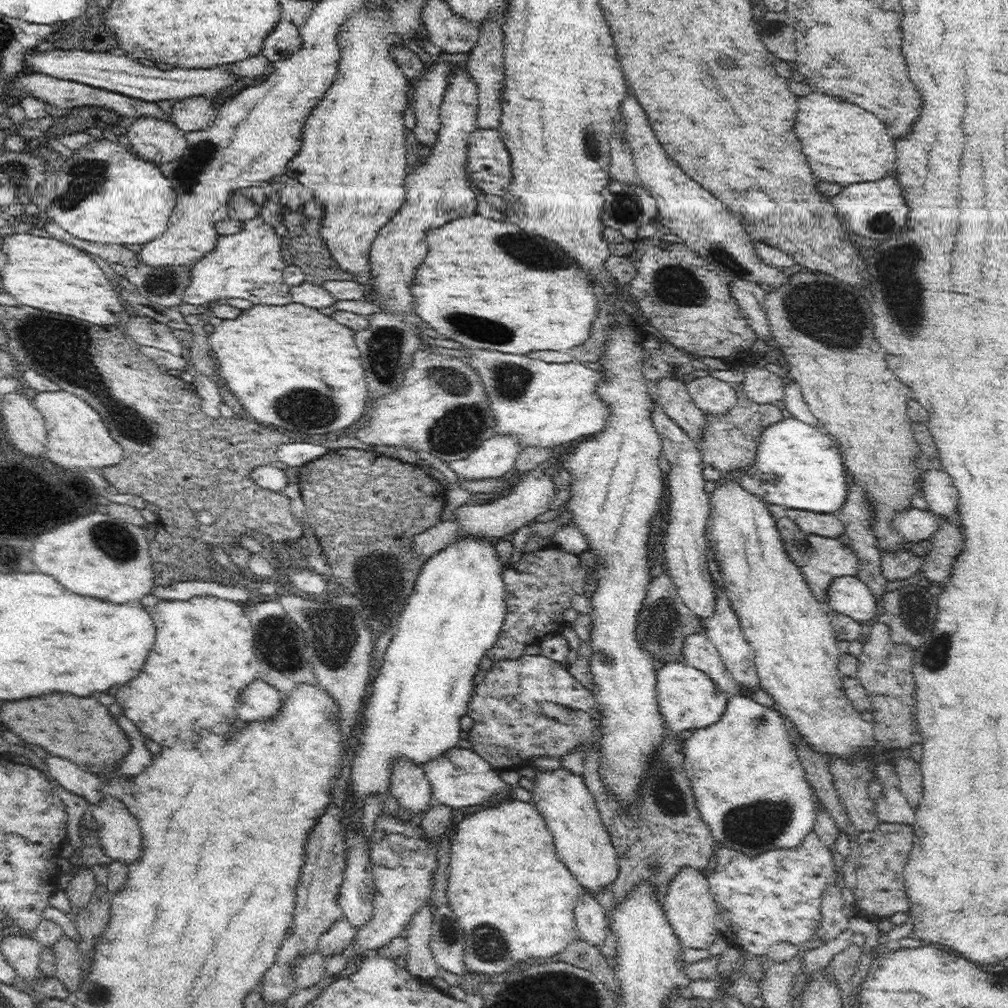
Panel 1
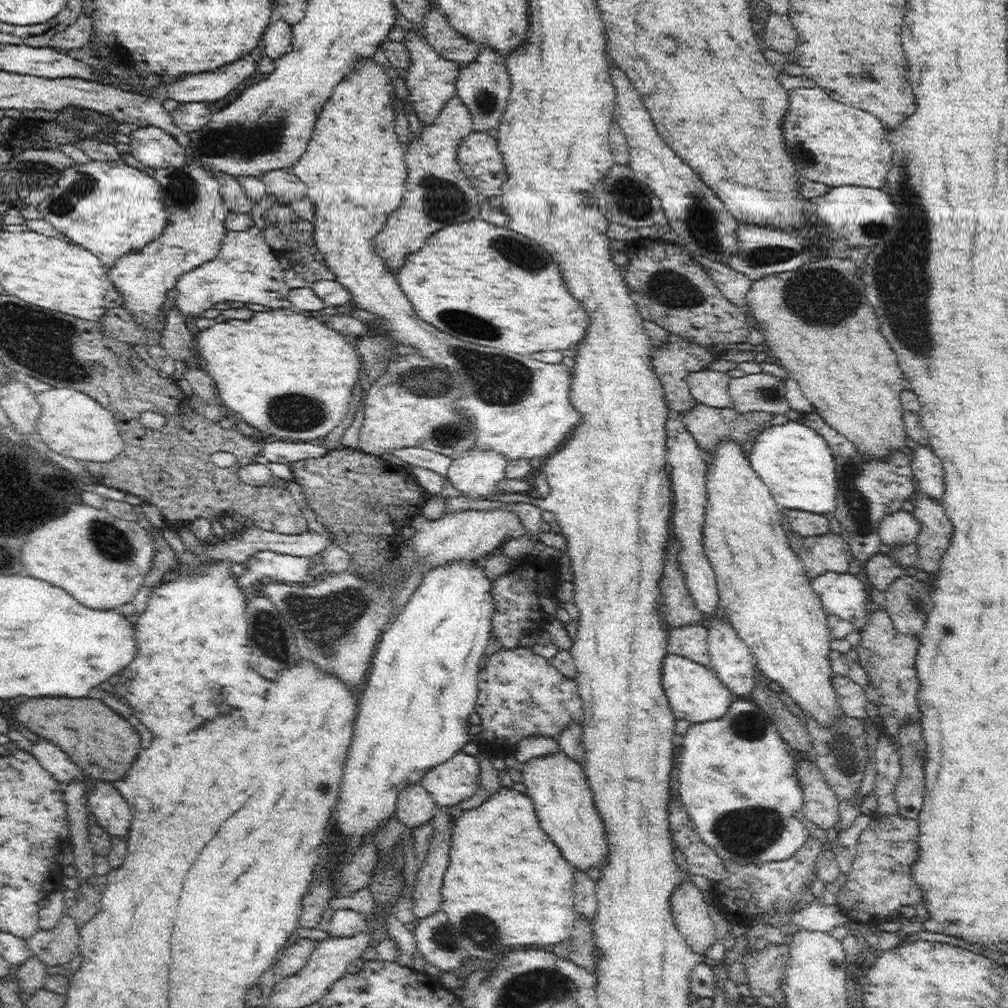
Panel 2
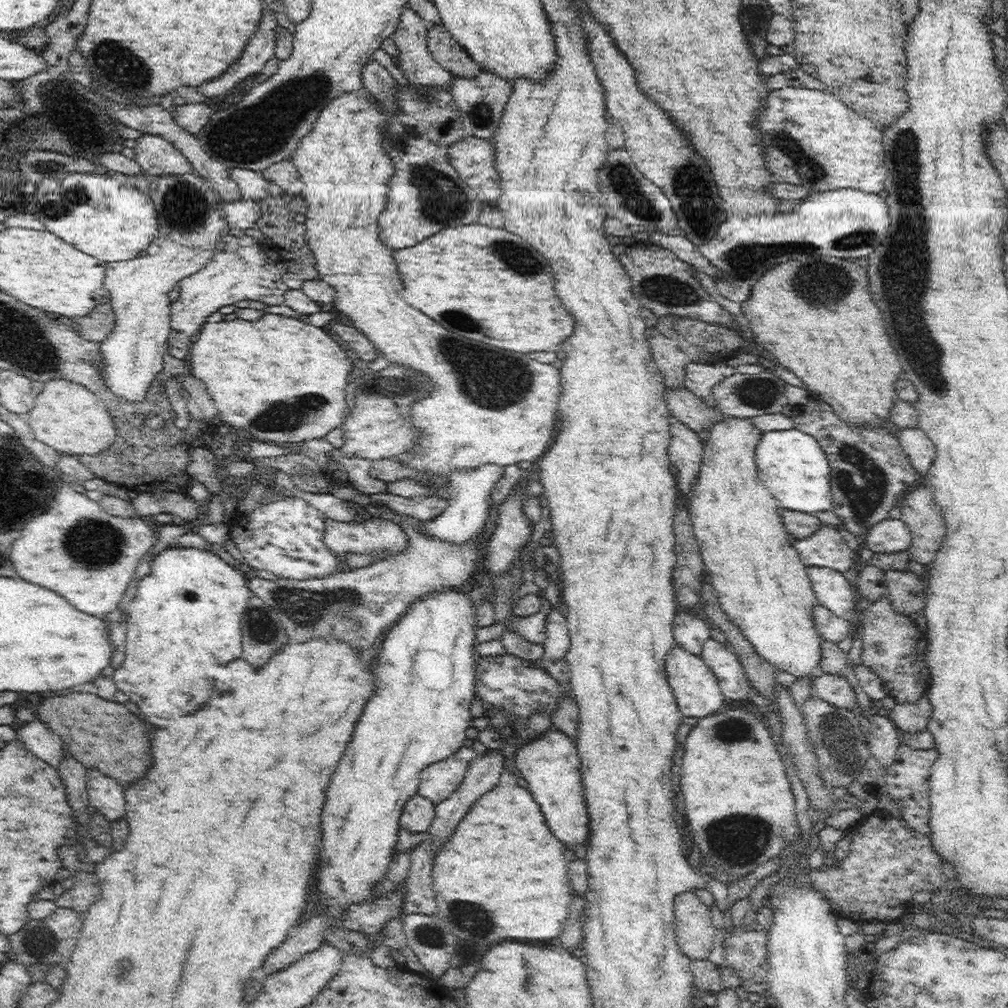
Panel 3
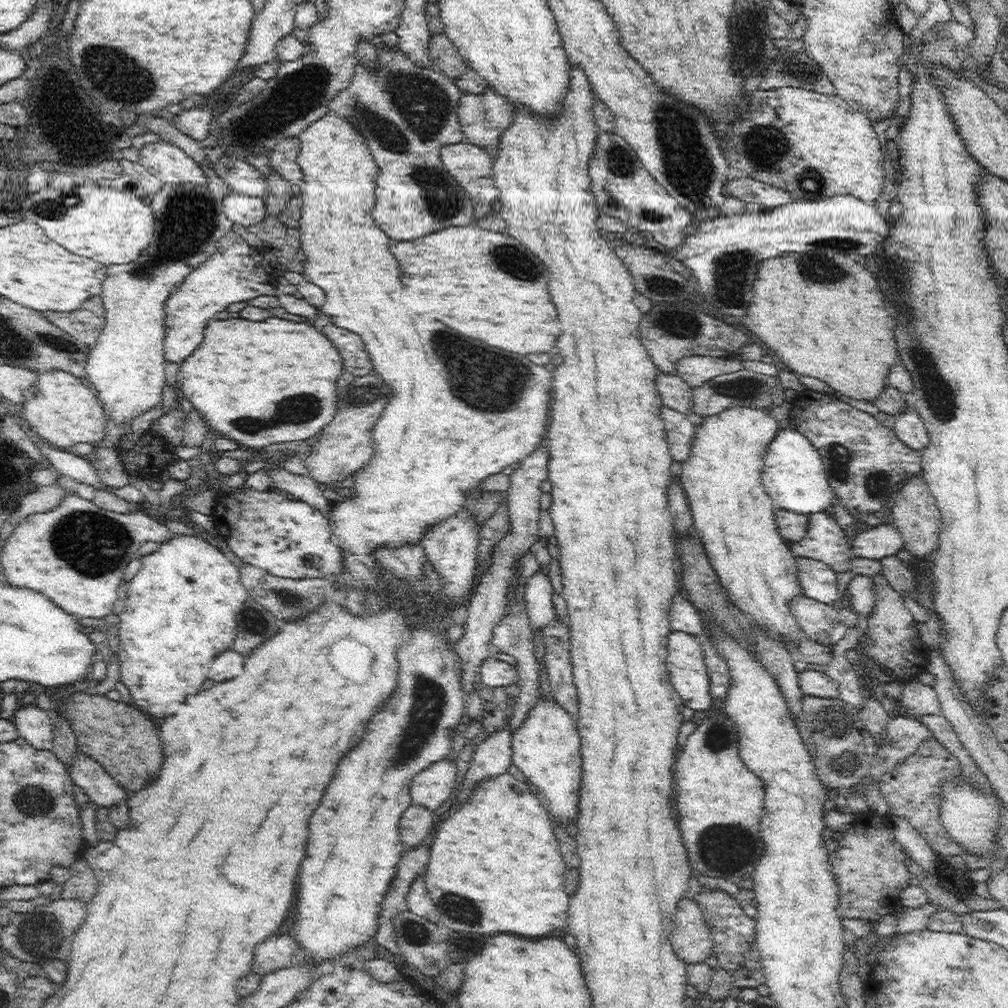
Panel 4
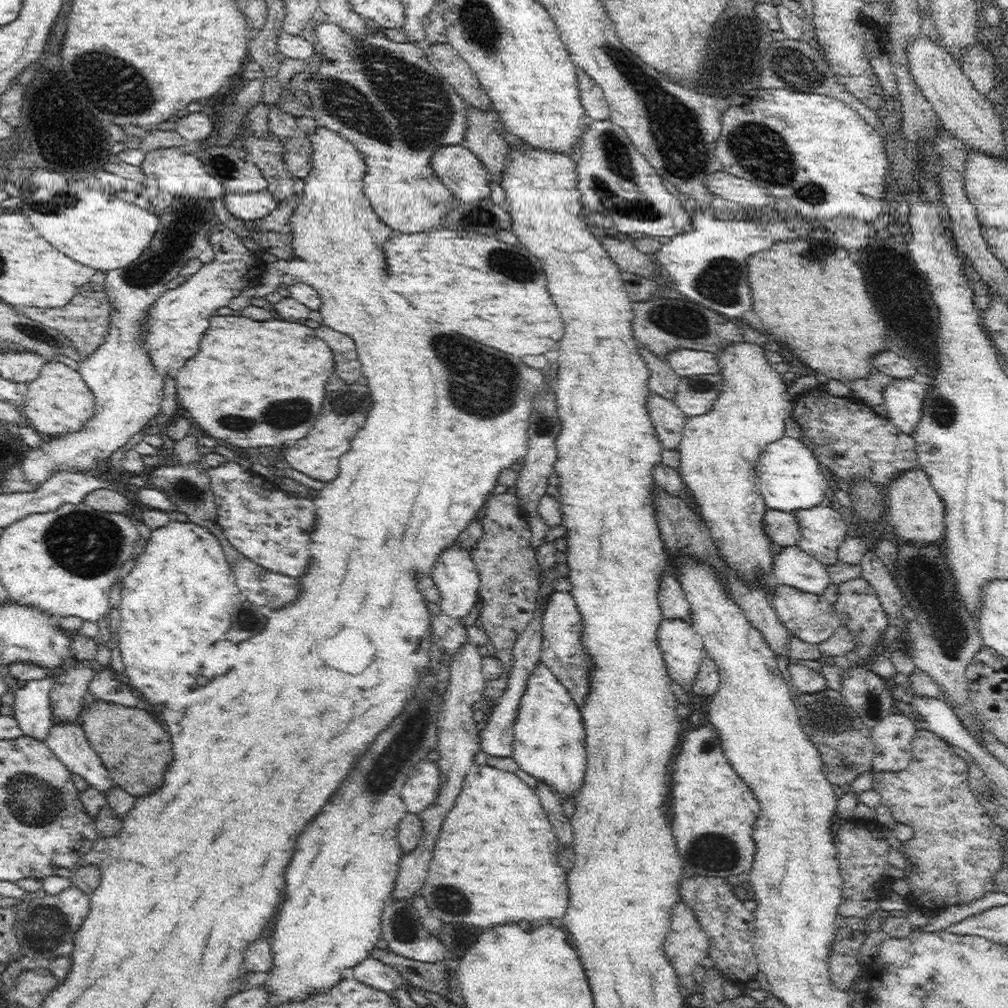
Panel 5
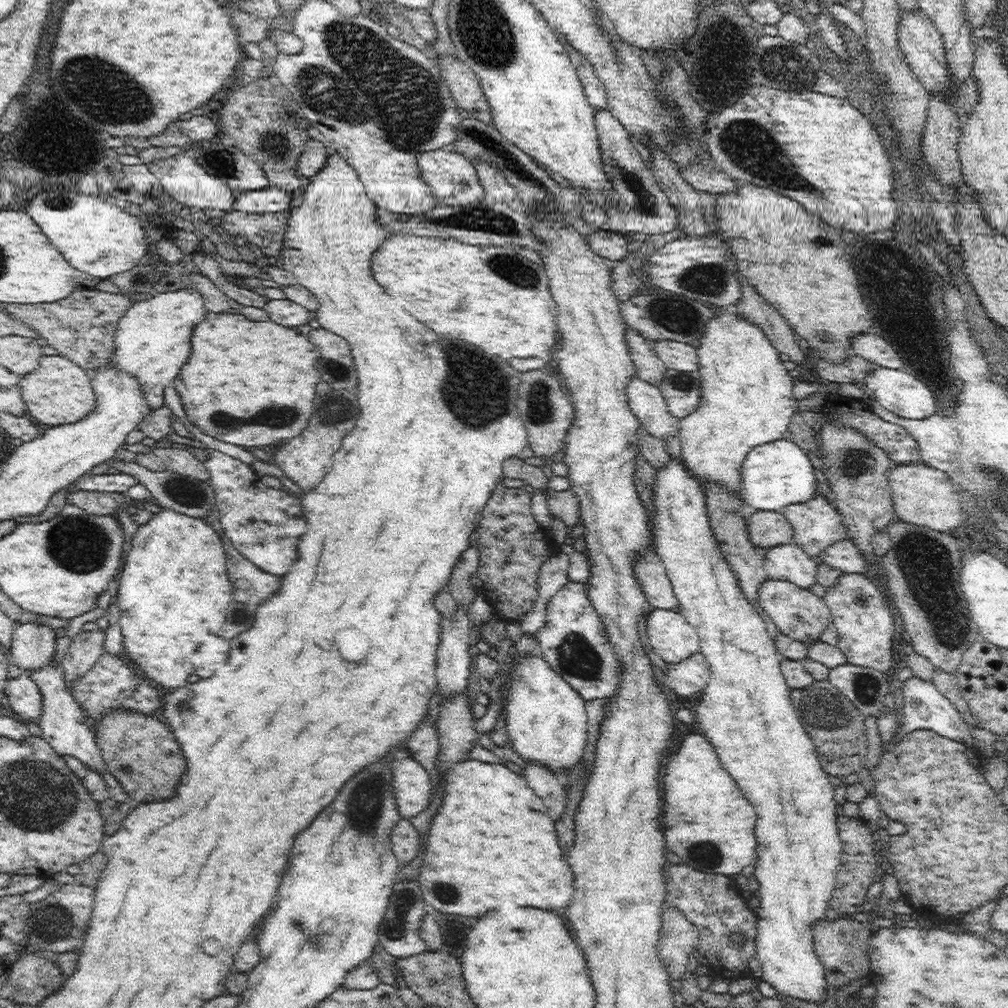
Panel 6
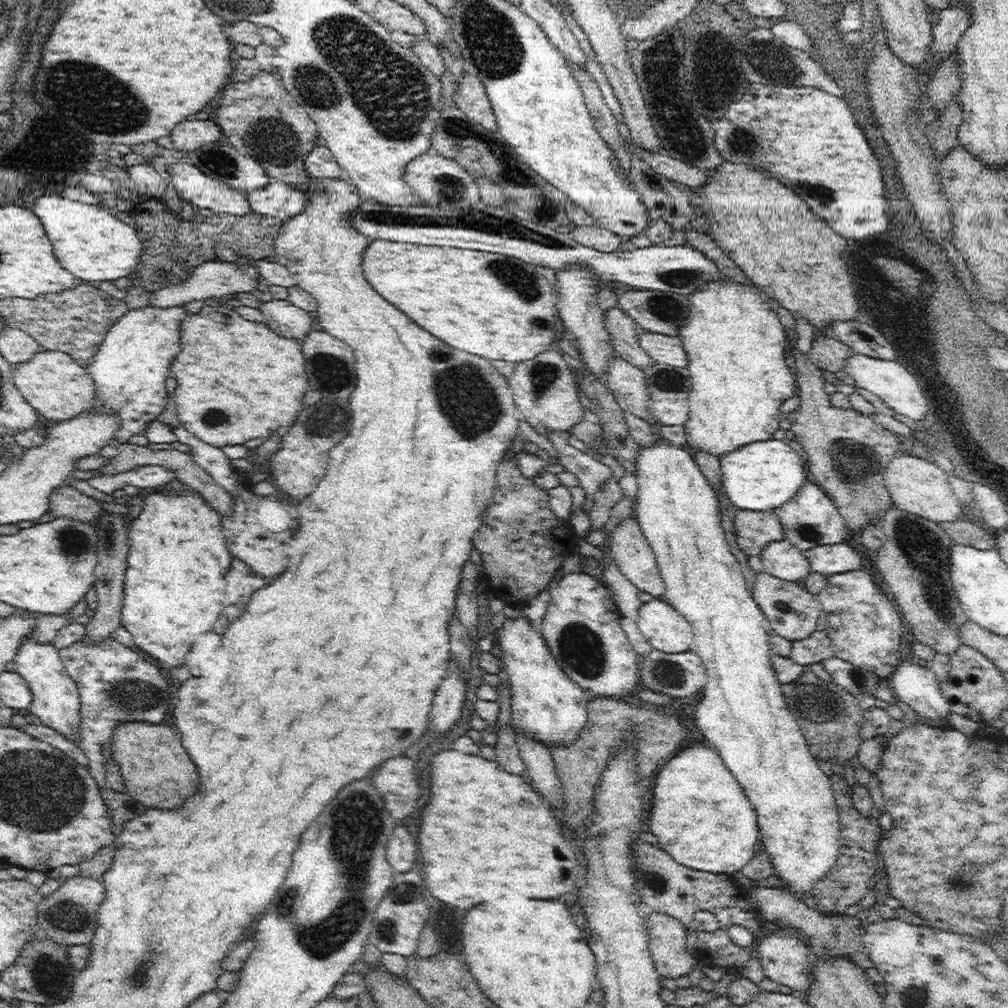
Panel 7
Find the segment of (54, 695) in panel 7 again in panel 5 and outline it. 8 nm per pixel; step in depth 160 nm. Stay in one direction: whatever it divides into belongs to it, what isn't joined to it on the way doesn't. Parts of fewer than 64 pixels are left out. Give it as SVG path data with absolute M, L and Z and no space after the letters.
M79 723L54 725L45 744L73 775L80 776L90 788L105 794L115 789L116 784L111 774L96 751L88 745Z

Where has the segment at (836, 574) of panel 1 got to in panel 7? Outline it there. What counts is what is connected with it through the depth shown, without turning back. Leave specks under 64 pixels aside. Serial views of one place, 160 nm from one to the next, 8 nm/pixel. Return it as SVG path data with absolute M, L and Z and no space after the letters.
M812 479L806 482L794 499L780 508L775 508L774 512L782 521L785 538L796 548L803 551L809 551L811 548L822 545L833 545L844 542L844 538L849 534L846 523L842 520L830 497Z

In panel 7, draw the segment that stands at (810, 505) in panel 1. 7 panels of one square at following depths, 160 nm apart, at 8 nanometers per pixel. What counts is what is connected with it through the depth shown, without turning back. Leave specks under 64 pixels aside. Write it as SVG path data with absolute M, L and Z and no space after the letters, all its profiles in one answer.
M768 439L749 444L721 460L723 483L734 506L749 511L774 511L789 503L812 479L808 465L784 440Z

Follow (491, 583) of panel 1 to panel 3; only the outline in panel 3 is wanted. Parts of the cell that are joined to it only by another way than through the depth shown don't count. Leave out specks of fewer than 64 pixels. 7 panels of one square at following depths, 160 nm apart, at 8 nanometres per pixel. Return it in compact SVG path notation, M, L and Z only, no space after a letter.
M444 586L444 588L436 588L430 590L423 596L420 596L405 611L405 614L396 622L396 624L385 634L378 644L378 662L374 666L374 676L376 676L376 692L372 692L372 696L368 698L364 712L356 724L356 730L352 734L352 740L340 760L340 766L332 778L332 784L328 788L328 800L326 800L326 810L324 810L324 850L322 850L322 858L328 858L330 866L320 866L320 896L322 900L333 906L333 913L338 912L348 904L366 902L365 898L369 895L370 887L378 879L384 880L387 874L388 865L392 859L391 853L397 842L397 835L400 826L399 818L402 812L404 802L419 792L420 773L431 764L447 759L450 755L456 754L459 748L464 747L464 740L468 740L468 728L470 728L471 708L476 700L476 666L478 655L476 646L476 636L478 636L478 616L476 616L476 604L474 600L468 596L468 592L460 590L460 586Z

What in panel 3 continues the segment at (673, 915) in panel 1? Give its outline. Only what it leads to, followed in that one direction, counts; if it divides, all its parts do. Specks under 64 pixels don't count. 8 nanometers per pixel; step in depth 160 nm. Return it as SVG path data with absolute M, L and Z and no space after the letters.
M691 890L676 895L674 910L680 948L691 960L706 960L713 949L714 927L710 908Z

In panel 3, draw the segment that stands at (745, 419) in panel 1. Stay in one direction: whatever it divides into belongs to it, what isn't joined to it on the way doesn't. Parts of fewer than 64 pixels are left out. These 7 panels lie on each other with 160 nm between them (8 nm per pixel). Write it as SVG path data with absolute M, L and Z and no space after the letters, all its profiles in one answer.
M686 386L683 389L668 391L667 402L671 414L696 434L704 432L706 428L712 430L719 422L730 417L720 412L718 408L706 405Z

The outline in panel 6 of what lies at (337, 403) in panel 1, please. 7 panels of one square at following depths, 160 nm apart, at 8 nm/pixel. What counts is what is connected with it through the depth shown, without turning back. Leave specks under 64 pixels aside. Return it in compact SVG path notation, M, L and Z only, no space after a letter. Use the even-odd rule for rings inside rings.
M209 312L194 330L192 356L173 385L180 394L187 418L206 434L242 447L265 447L278 440L296 438L308 426L320 382L318 360L322 354L320 347L312 342L308 323L294 332L282 324L250 322L246 318L242 314ZM212 394L218 402L212 402ZM248 408L252 408L252 416L248 416ZM262 408L268 408L268 412L258 418ZM216 410L224 410L246 422L236 422L230 432L222 432L224 422L214 420Z

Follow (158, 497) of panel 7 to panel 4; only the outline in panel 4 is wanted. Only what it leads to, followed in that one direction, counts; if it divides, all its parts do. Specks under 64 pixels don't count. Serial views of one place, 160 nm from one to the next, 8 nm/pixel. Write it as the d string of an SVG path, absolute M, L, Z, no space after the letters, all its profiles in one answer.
M178 535L170 540L170 542L161 544L156 552L142 558L141 569L129 580L125 606L119 615L120 622L117 624L120 629L118 651L118 664L120 665L119 680L122 680L122 684L130 690L130 694L132 694L134 702L140 706L140 710L148 712L154 718L160 718L160 716L166 716L166 708L168 706L174 706L174 702L186 702L186 696L196 696L202 690L202 684L208 680L208 676L204 672L204 666L210 664L222 652L226 652L226 650L230 650L234 646L234 640L238 636L238 630L236 630L236 614L248 599L247 588L241 581L241 569L228 561L224 553L208 538Z

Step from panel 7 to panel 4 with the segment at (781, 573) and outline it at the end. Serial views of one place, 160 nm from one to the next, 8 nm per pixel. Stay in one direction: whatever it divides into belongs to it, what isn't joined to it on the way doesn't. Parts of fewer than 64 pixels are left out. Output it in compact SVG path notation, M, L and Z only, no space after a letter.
M799 558L799 573L807 598L833 606L842 598L836 571L820 561Z

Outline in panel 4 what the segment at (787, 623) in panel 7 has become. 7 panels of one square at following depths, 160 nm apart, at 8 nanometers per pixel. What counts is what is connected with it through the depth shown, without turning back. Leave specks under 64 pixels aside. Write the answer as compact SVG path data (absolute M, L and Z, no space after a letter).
M807 597L792 602L792 613L806 635L825 646L842 642L848 630L837 609Z

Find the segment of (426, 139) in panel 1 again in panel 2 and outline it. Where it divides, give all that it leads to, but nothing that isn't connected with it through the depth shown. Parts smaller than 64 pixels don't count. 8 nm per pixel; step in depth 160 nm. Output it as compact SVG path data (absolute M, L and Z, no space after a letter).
M406 32L406 43L412 52L412 66L405 73L406 86L409 92L409 106L420 119L424 128L434 126L440 116L440 111L446 101L457 94L457 80L463 66L462 62L451 61L442 56L436 49L418 32Z

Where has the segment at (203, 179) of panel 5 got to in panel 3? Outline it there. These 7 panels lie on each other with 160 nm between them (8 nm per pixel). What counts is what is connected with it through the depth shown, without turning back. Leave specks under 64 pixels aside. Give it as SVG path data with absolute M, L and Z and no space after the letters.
M144 133L130 147L135 161L145 174L184 174L193 166L166 138L153 133Z

